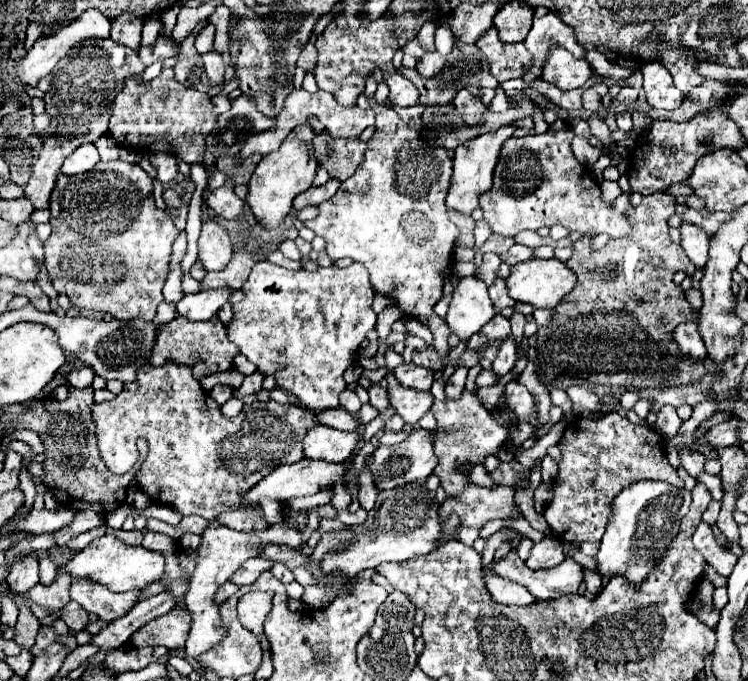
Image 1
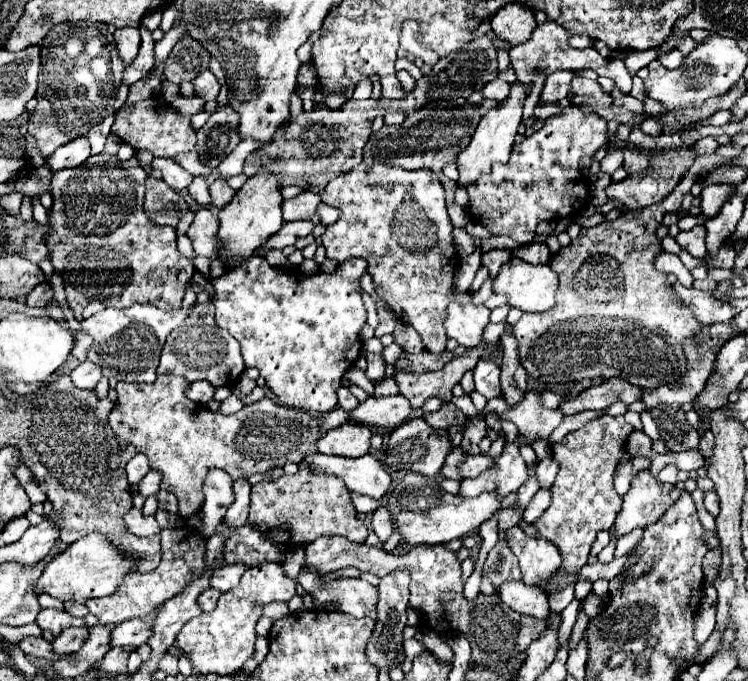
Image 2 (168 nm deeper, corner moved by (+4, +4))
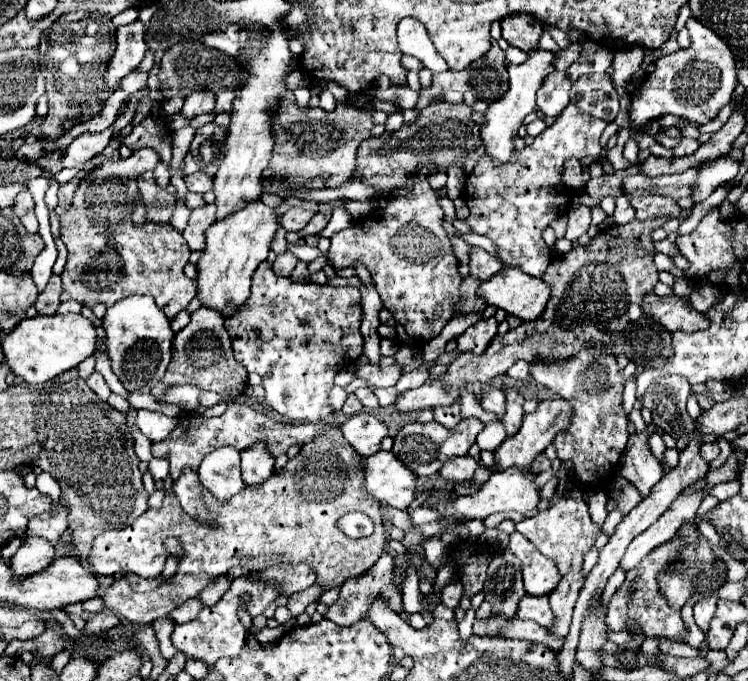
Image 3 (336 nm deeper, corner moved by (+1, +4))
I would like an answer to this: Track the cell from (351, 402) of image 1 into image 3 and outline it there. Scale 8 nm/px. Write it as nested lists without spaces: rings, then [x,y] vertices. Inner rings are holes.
[[[334,387],[334,389],[330,391],[330,401],[332,401],[334,411],[340,411],[340,409],[342,409],[346,397],[348,397],[348,391],[346,391],[344,387]]]

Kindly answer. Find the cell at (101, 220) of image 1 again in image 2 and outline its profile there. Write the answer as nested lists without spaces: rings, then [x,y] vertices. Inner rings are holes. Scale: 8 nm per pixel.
[[[119,163],[109,167],[75,167],[53,173],[51,193],[53,193],[53,211],[51,211],[51,233],[49,233],[49,251],[51,263],[61,271],[67,305],[73,309],[75,317],[81,315],[89,301],[103,301],[105,307],[127,309],[133,303],[151,303],[159,309],[177,309],[185,297],[185,289],[193,277],[193,263],[183,257],[175,247],[175,229],[153,225],[143,211],[147,173],[141,165]]]

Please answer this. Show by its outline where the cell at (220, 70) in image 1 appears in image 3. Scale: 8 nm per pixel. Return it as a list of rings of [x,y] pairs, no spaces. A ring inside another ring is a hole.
[[[192,91],[186,101],[184,101],[184,107],[182,107],[182,113],[186,117],[196,117],[200,113],[210,113],[214,111],[214,105],[216,105],[216,95],[214,93],[202,93],[202,91]]]

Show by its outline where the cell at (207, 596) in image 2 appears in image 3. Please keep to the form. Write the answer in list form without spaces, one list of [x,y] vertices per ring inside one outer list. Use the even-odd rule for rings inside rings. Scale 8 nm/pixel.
[[[196,597],[196,599],[188,599],[186,603],[182,603],[178,609],[174,609],[170,615],[176,623],[188,623],[192,619],[196,619],[196,615],[204,609],[204,603]]]

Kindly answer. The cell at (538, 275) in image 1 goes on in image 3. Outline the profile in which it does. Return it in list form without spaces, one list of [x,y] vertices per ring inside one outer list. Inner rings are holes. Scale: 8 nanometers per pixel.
[[[504,267],[496,277],[480,285],[478,295],[482,295],[488,305],[504,309],[508,315],[534,321],[544,311],[550,289],[548,283],[538,277],[528,277],[522,269]]]

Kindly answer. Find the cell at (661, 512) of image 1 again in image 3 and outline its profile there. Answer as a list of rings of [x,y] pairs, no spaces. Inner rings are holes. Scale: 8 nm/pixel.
[[[646,427],[644,433],[634,433],[628,439],[628,447],[622,455],[618,475],[628,479],[638,491],[640,497],[648,497],[650,489],[662,479],[664,469],[660,461],[650,453],[648,437],[652,435],[652,427]]]

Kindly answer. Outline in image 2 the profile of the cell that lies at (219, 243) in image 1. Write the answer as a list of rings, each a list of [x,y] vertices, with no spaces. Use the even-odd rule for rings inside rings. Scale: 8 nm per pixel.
[[[199,209],[195,213],[195,221],[191,223],[187,237],[193,243],[193,251],[197,255],[205,255],[205,257],[213,257],[219,241],[217,241],[217,217],[209,211],[209,209]]]

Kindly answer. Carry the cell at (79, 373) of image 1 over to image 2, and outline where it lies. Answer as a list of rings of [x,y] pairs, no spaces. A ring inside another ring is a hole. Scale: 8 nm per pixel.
[[[85,361],[85,363],[81,363],[79,367],[75,367],[71,371],[73,383],[77,387],[83,387],[83,389],[95,389],[95,385],[99,383],[101,377],[103,377],[101,369],[95,363],[91,363],[91,361]]]

